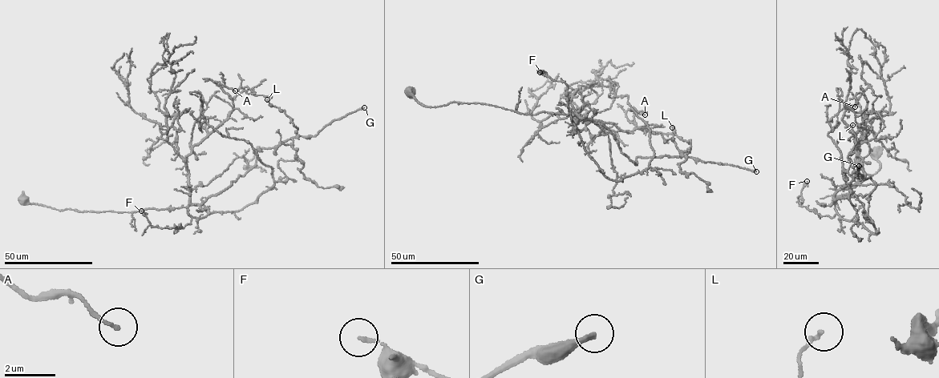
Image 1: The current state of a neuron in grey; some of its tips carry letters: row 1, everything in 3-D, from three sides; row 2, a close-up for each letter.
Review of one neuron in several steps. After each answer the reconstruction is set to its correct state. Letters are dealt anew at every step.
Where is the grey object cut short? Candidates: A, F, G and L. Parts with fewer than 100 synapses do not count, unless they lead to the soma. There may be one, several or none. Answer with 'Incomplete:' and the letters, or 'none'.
Incomplete: G

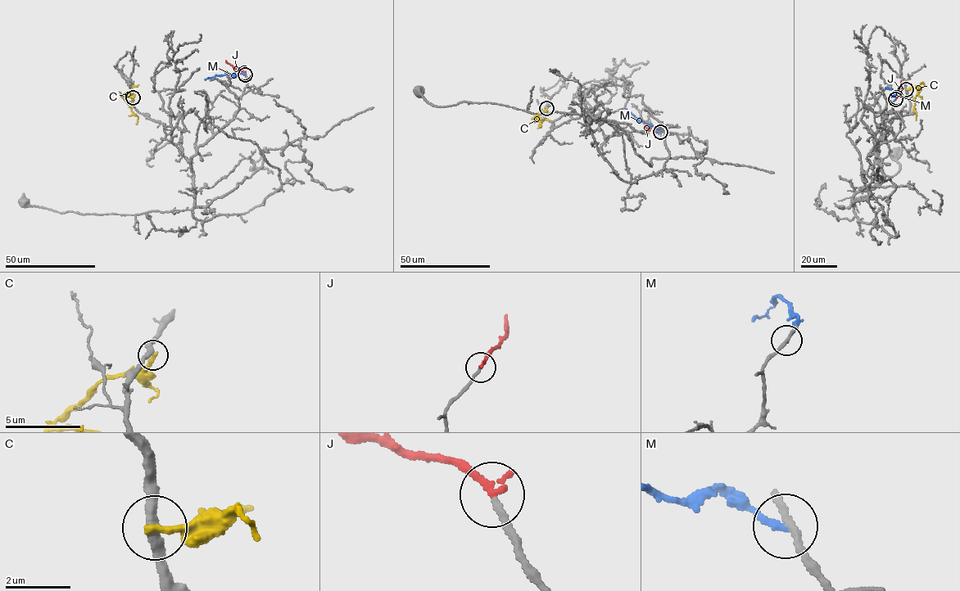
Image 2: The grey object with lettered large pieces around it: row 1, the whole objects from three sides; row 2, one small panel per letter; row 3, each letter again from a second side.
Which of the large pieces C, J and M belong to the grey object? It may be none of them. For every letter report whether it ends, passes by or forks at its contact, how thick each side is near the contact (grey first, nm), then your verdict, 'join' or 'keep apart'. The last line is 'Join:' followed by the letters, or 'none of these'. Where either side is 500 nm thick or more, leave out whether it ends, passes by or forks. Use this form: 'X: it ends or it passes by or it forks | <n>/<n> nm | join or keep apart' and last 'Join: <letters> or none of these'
C: it ends | 320/240 nm | keep apart
J: it ends | 190/240 nm | join
M: it ends | 280/180 nm | keep apart
Join: J

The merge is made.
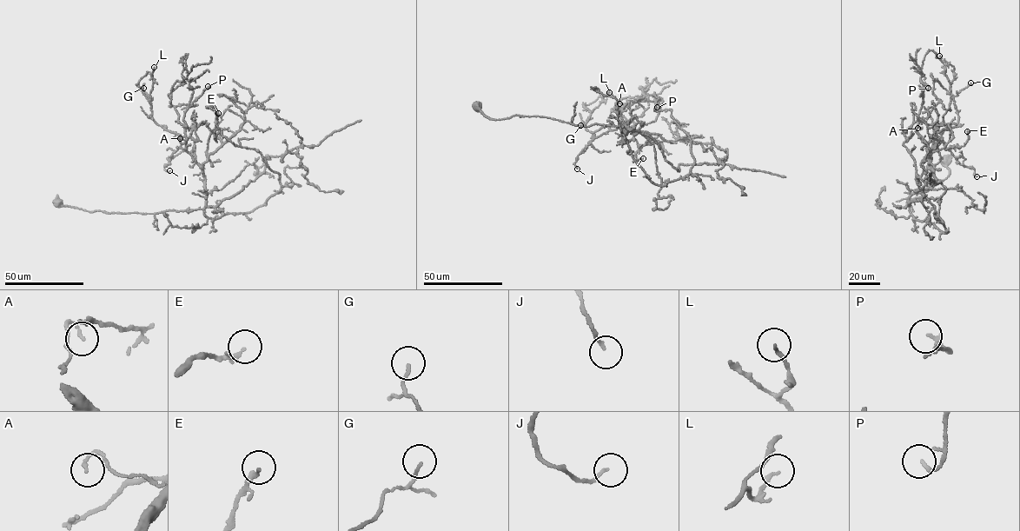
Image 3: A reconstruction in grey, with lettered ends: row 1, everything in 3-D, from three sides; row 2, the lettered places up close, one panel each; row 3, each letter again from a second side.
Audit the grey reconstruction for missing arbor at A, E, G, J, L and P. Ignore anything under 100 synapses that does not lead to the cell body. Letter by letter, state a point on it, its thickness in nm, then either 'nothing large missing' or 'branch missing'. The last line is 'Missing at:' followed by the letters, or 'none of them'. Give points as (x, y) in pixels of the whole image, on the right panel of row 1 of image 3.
A: place (917, 128); calibre 110 nm; nothing large missing
E: place (967, 131); calibre 200 nm; nothing large missing
G: place (970, 82); calibre 110 nm; nothing large missing
J: place (976, 176); calibre 120 nm; nothing large missing
L: place (939, 56); calibre 140 nm; nothing large missing
P: place (928, 88); calibre 140 nm; nothing large missing
Missing at: none of them

